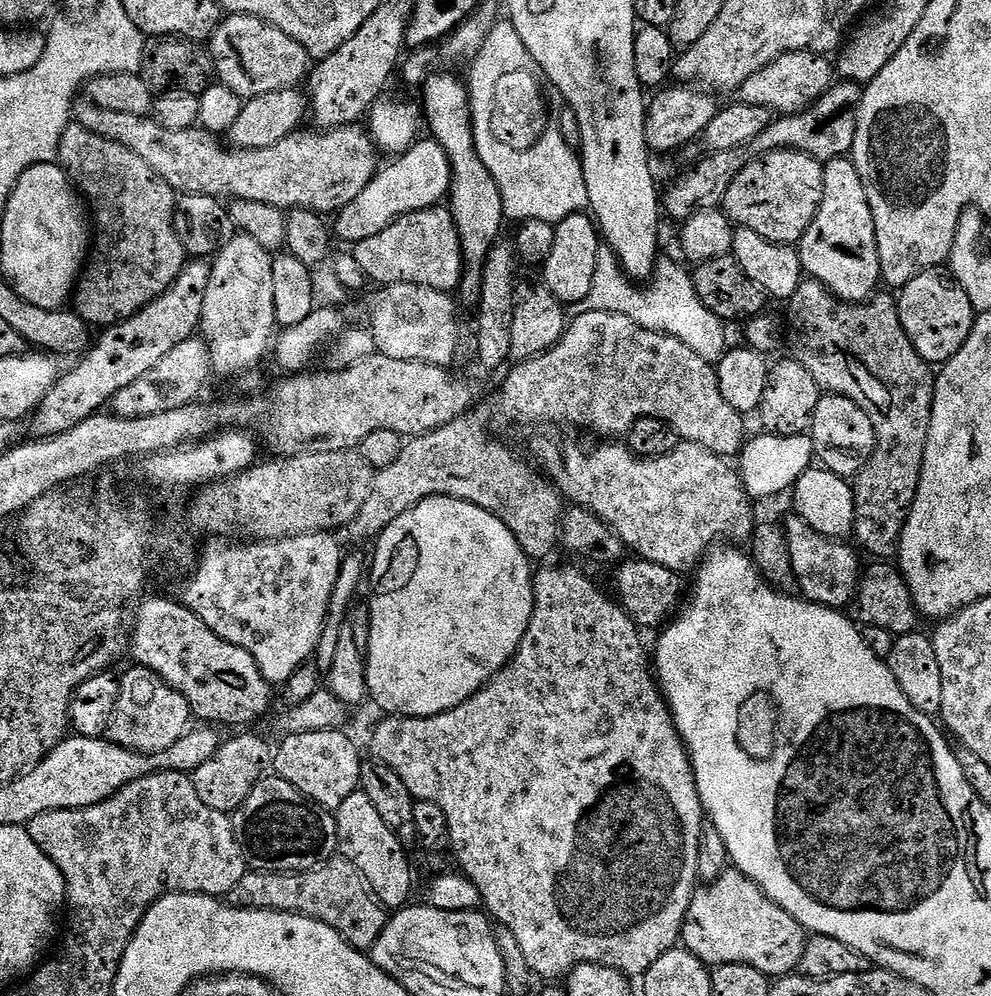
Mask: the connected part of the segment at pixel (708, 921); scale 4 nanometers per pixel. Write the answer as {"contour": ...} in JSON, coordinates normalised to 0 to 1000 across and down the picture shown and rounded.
{"contour":[[[732,873],[724,884],[707,891],[698,902],[692,922],[710,922],[710,938],[731,938],[714,940],[714,950],[720,942],[731,946],[731,950],[723,948],[723,956],[716,956],[725,958],[725,968],[756,968],[776,981],[786,982],[802,977],[811,960],[811,929],[747,873]]]}

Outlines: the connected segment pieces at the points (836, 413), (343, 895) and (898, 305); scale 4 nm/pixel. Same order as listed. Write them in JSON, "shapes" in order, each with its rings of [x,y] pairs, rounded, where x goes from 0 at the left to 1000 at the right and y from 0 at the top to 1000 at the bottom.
{"shapes":[[[[839,396],[828,397],[827,403],[821,408],[817,441],[822,461],[837,474],[853,480],[863,479],[884,447],[882,428],[878,428],[876,417],[858,400]]],[[[346,861],[328,863],[306,876],[250,873],[236,893],[243,909],[252,912],[280,912],[283,916],[304,916],[329,926],[356,952],[374,954],[390,930],[390,913],[371,891],[367,880]]],[[[933,271],[907,290],[908,301],[903,302],[902,308],[908,318],[908,329],[912,332],[921,351],[935,365],[952,367],[957,360],[967,353],[975,343],[981,330],[983,312],[976,295],[964,284],[952,281],[948,272]]]]}

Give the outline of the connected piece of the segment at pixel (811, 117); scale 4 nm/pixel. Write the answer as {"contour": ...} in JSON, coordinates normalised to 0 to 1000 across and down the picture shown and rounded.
{"contour":[[[845,83],[811,111],[780,119],[775,130],[764,138],[764,146],[769,149],[797,149],[828,163],[851,158],[860,147],[860,136],[864,133],[863,111],[869,95],[869,89],[863,83]]]}

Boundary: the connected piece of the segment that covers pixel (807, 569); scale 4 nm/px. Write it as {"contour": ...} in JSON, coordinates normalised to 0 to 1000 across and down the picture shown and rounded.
{"contour":[[[796,517],[795,523],[790,523],[791,537],[795,539],[797,552],[797,568],[803,577],[803,590],[806,597],[821,606],[835,610],[852,612],[863,603],[864,592],[868,588],[870,565],[855,550],[855,545],[847,541],[825,536],[808,518]]]}

